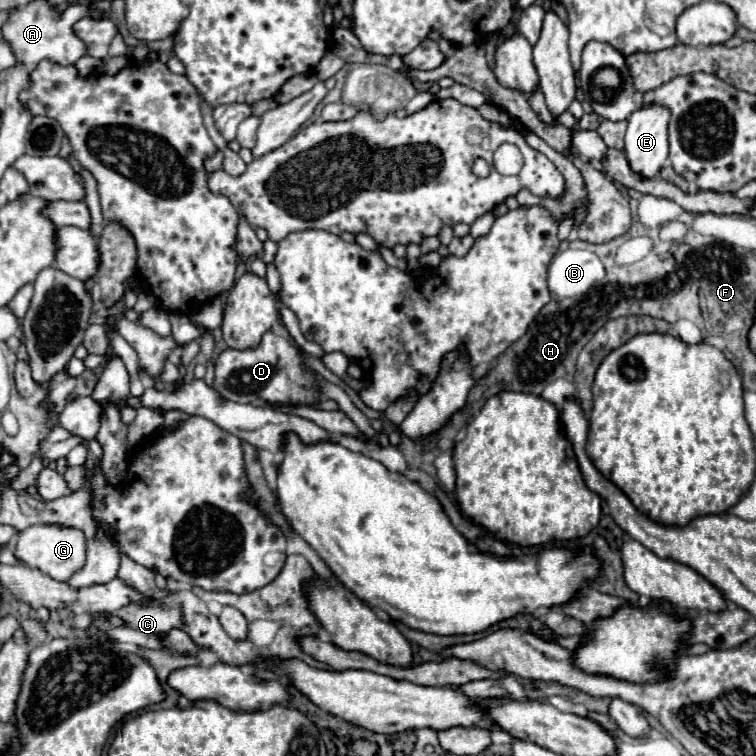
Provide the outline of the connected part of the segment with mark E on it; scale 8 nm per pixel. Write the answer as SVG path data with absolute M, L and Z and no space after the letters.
M642 106L636 112L632 112L628 120L628 130L626 130L626 148L624 154L628 158L630 168L644 176L652 178L660 172L660 168L668 160L668 120L670 120L670 108L668 106Z

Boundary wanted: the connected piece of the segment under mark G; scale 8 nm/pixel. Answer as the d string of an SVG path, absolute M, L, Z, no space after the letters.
M30 526L24 532L20 532L18 542L16 542L16 552L14 556L30 566L38 568L40 572L48 574L50 578L64 582L72 576L72 572L80 570L84 566L86 558L86 538L80 530L76 528L60 528L60 526Z

